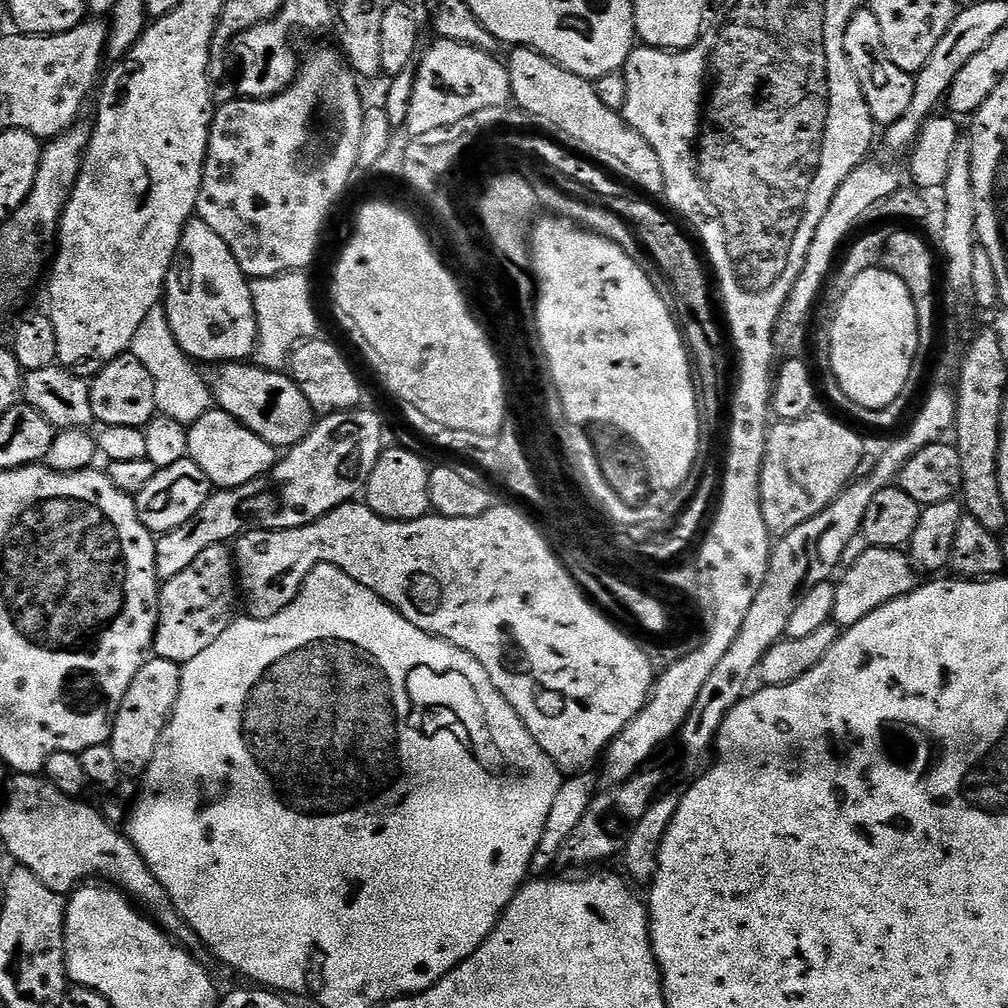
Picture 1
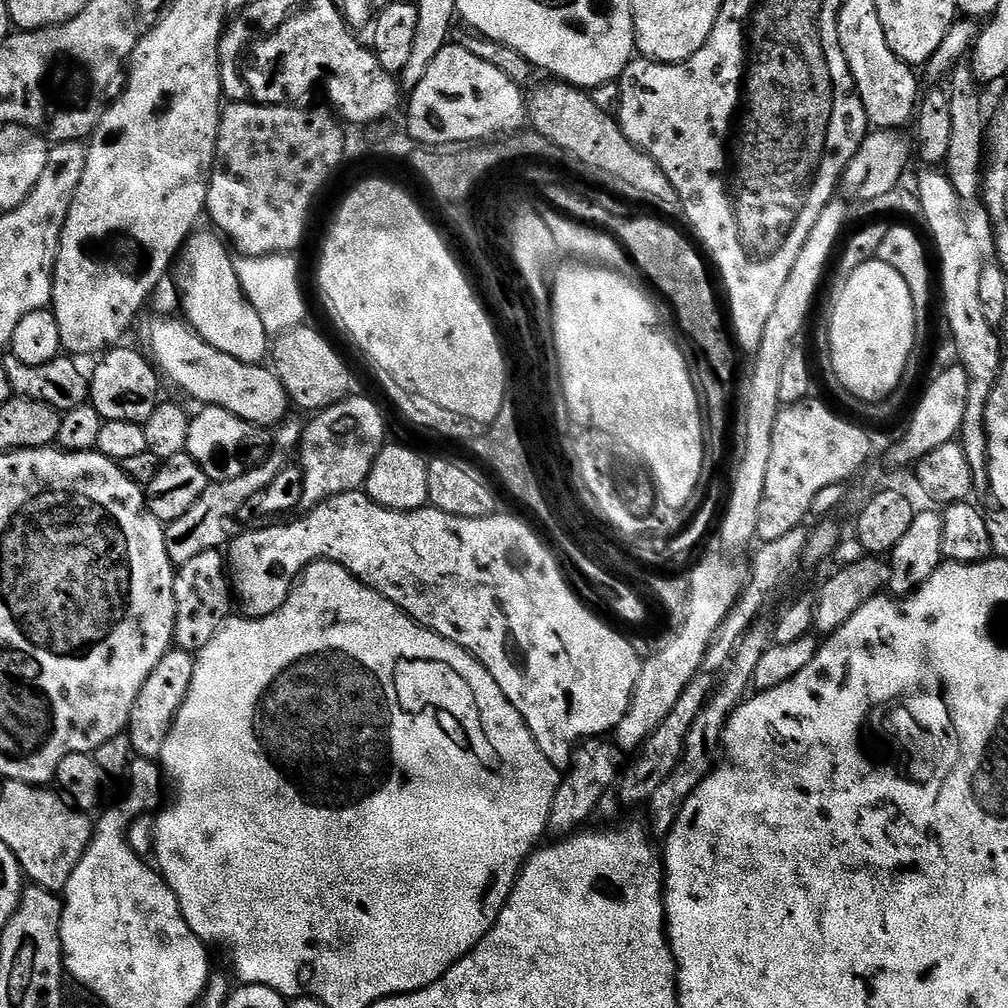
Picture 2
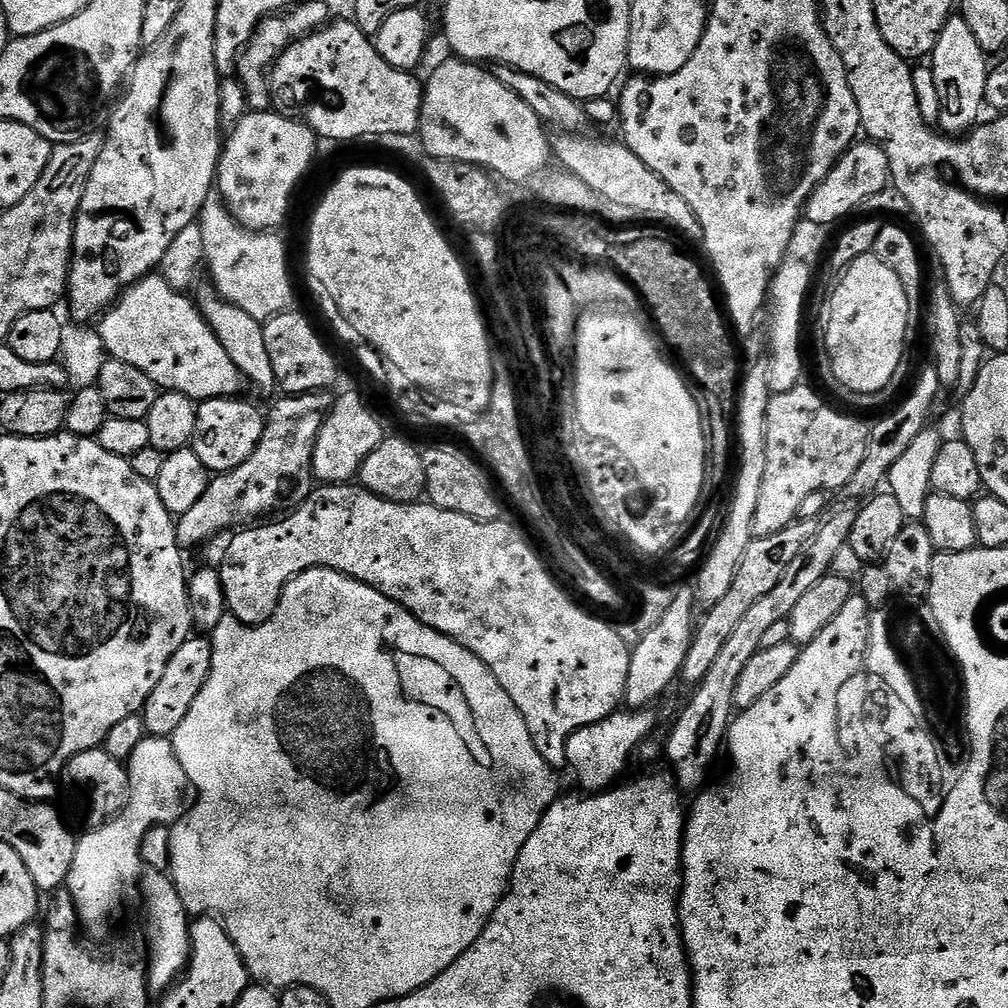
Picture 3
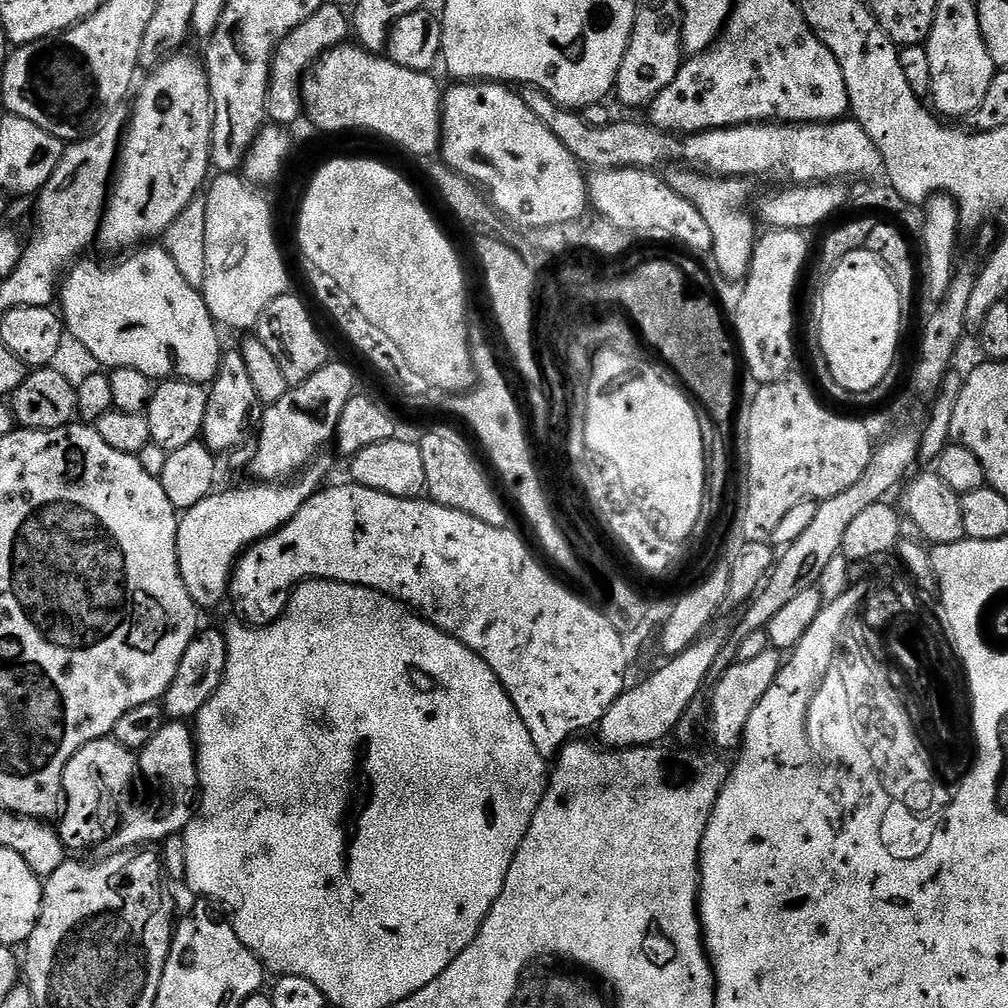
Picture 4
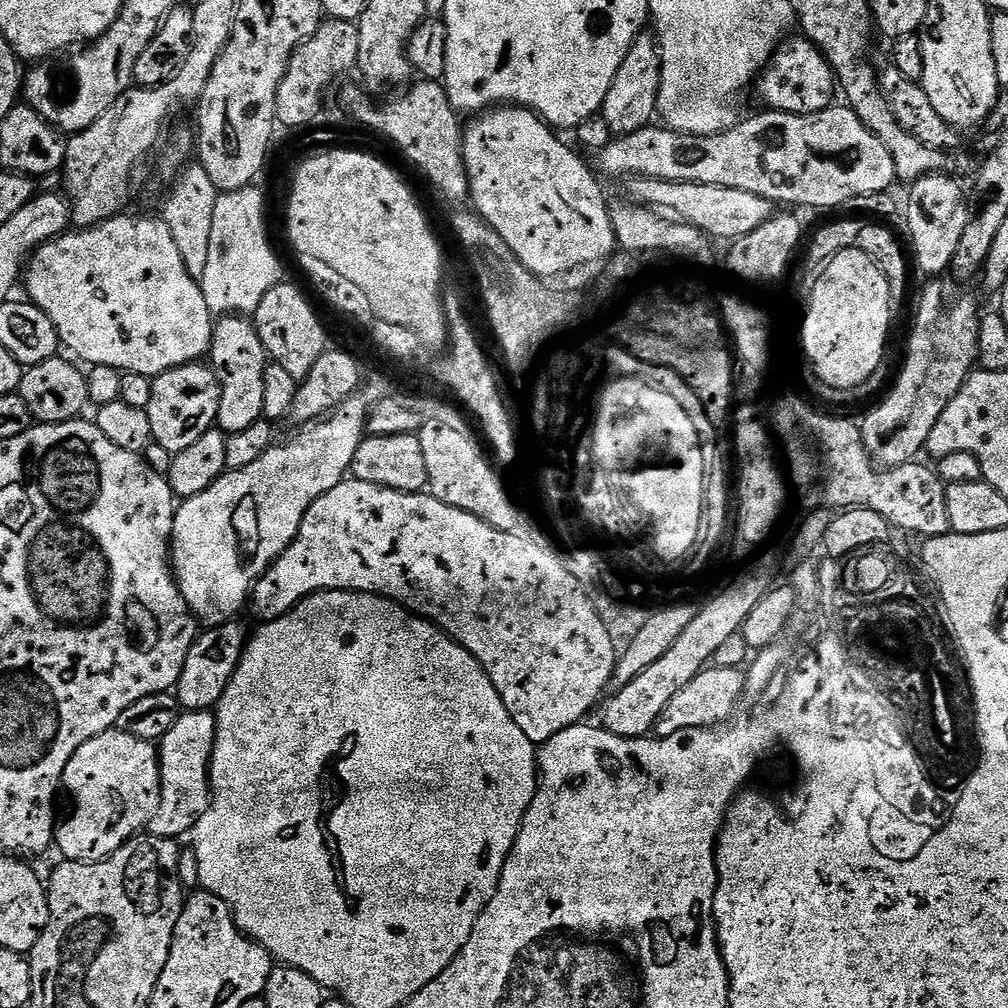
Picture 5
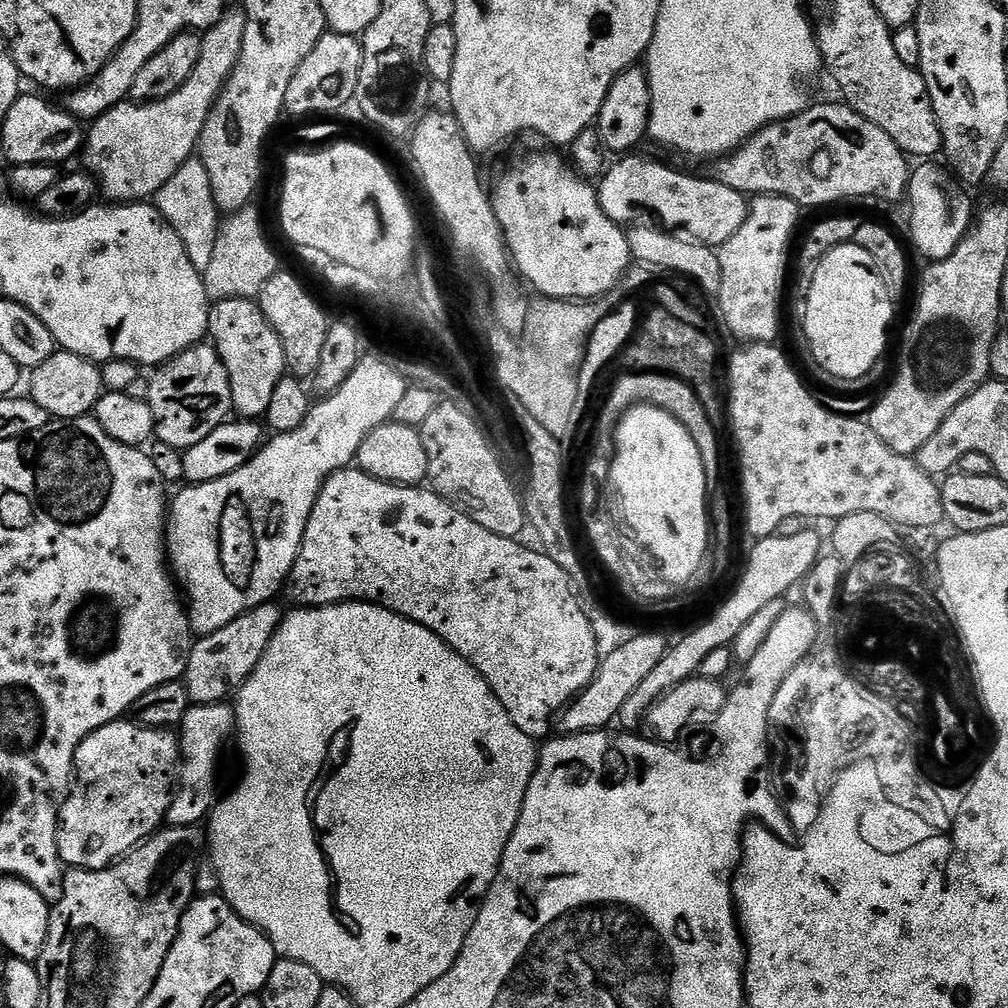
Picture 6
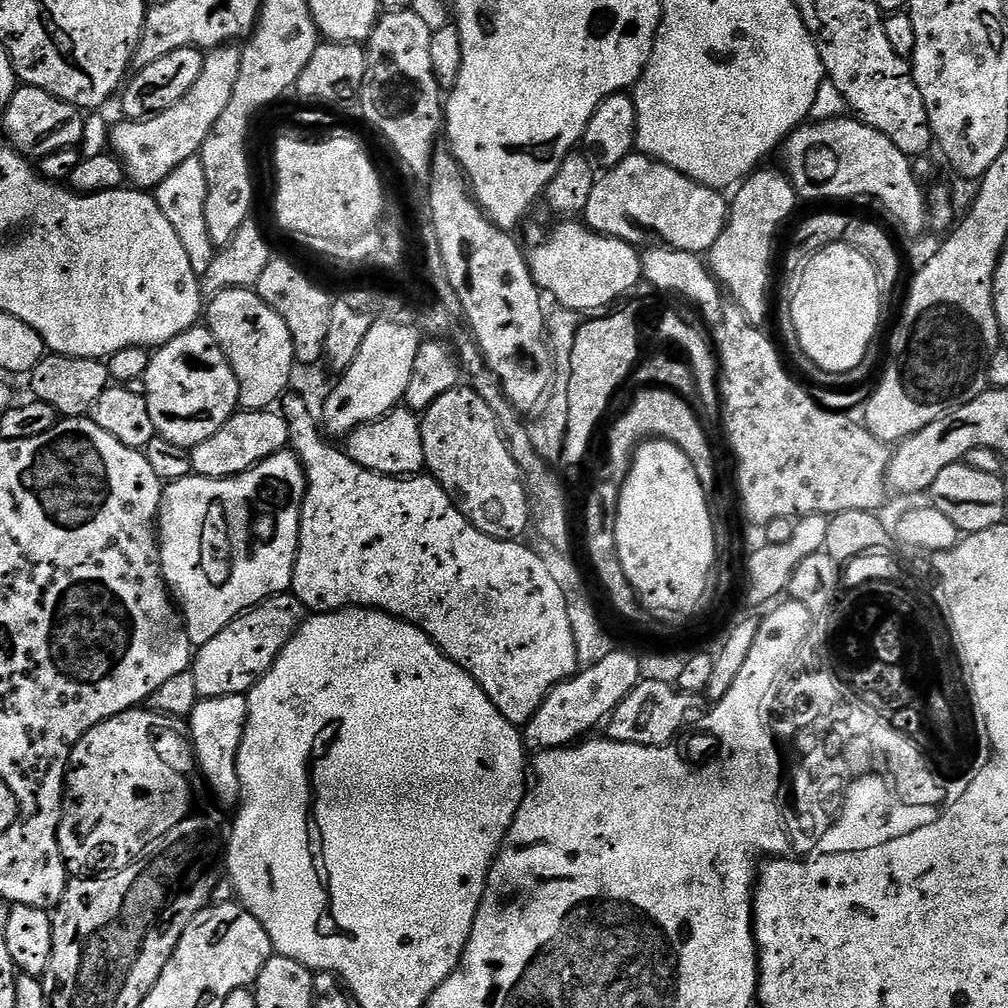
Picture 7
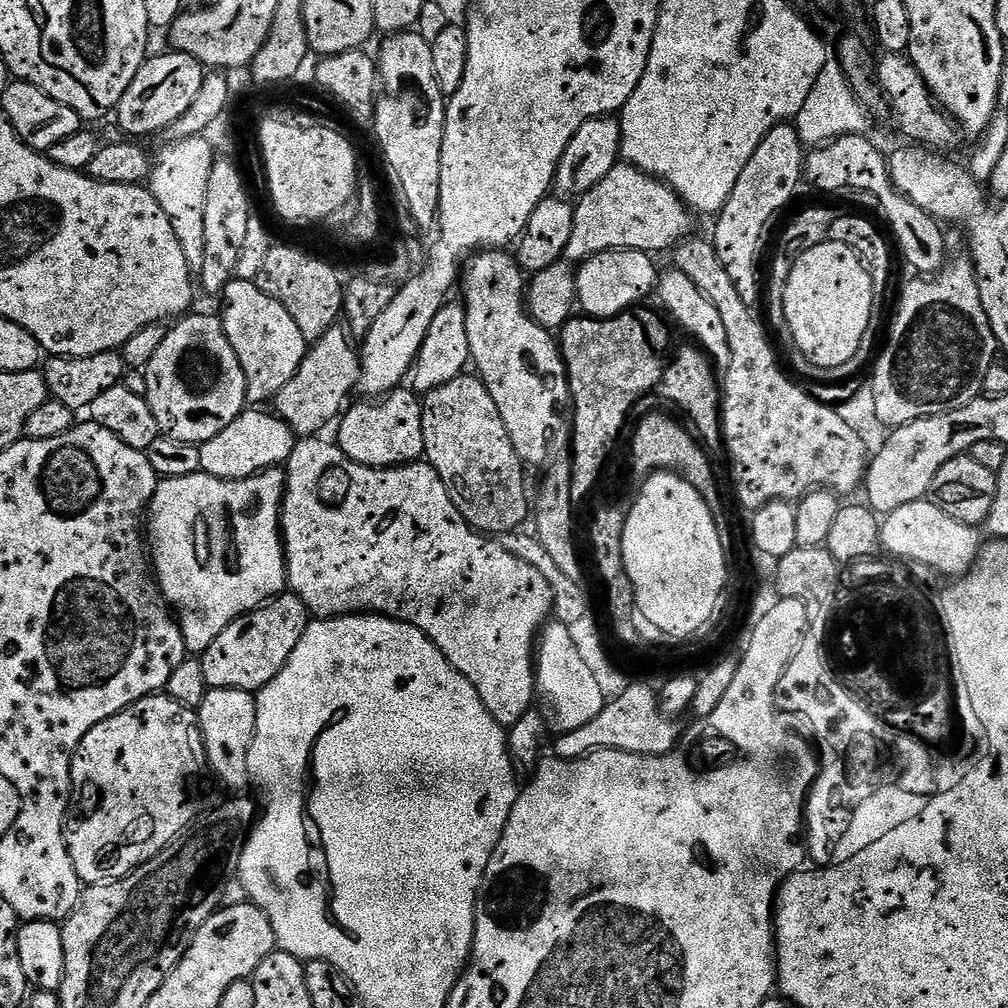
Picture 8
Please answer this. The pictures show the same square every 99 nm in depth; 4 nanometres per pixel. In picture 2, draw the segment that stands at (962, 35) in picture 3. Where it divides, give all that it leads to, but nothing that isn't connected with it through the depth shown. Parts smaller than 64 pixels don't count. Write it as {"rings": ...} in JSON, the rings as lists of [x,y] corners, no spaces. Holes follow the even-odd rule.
{"rings":[[[957,66],[950,73],[952,88],[947,89],[950,102],[950,154],[946,161],[946,178],[960,195],[961,201],[969,202],[981,195],[982,165],[986,160],[986,112],[980,109],[980,88],[971,67]]]}

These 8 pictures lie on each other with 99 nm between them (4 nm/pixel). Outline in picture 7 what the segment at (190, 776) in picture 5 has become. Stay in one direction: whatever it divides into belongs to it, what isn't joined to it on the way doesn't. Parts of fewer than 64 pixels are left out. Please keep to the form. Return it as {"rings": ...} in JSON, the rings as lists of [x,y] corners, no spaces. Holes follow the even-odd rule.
{"rings":[[[223,696],[202,698],[187,717],[188,731],[192,738],[192,751],[198,772],[208,779],[212,792],[224,800],[228,808],[235,809],[240,803],[240,779],[238,778],[238,750],[242,746],[242,734],[248,721],[248,698]]]}

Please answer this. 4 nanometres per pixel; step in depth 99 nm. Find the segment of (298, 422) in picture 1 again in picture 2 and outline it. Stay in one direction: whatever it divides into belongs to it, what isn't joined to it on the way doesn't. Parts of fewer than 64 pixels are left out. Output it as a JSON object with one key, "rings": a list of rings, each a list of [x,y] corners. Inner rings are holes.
{"rings":[[[152,319],[156,320],[139,325],[147,355],[161,377],[167,383],[169,380],[174,387],[181,388],[190,399],[197,400],[197,405],[238,414],[238,418],[265,430],[271,429],[289,415],[288,395],[271,367],[238,362],[238,358],[230,358],[230,354],[214,350],[214,346],[203,340],[183,319]]]}

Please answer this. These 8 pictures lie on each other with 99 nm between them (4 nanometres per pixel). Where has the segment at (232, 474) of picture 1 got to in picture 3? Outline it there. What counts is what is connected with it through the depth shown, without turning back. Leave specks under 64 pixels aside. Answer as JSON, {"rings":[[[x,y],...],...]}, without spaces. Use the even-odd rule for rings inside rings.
{"rings":[[[223,396],[205,400],[197,407],[190,447],[194,454],[198,454],[202,466],[206,466],[209,473],[229,472],[242,466],[242,462],[246,462],[246,458],[250,458],[254,450],[258,450],[258,442],[262,442],[265,413],[259,412],[250,401],[244,399]]]}

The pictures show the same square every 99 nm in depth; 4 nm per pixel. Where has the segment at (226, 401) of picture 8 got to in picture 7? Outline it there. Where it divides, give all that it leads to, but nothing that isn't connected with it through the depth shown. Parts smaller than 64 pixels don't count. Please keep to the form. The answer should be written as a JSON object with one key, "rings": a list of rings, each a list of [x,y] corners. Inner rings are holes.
{"rings":[[[197,326],[178,334],[151,353],[144,375],[146,402],[150,406],[150,419],[154,421],[157,436],[174,442],[174,446],[191,449],[198,442],[206,442],[210,434],[218,434],[222,426],[240,408],[238,378],[230,370],[218,338],[207,326]]]}

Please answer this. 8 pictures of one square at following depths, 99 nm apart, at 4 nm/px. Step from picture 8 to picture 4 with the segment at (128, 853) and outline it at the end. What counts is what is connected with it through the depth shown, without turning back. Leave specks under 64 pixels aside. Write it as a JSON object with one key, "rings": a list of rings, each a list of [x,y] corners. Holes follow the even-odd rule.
{"rings":[[[111,738],[90,742],[86,746],[82,746],[82,750],[78,750],[78,754],[74,754],[74,758],[70,758],[64,771],[62,819],[59,821],[61,824],[58,824],[60,841],[64,843],[65,849],[69,853],[84,854],[80,852],[94,847],[95,844],[103,845],[122,827],[122,821],[125,819],[124,811],[127,810],[128,803],[132,800],[132,783],[137,783],[137,780],[138,760],[133,749],[122,746]]]}

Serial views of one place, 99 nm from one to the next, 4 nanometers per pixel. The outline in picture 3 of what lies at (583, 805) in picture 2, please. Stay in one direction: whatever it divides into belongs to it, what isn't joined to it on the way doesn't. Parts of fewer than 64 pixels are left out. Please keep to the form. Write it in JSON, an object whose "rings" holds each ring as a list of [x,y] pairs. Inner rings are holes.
{"rings":[[[617,710],[590,726],[582,726],[570,734],[564,747],[565,761],[576,771],[576,780],[585,793],[603,792],[621,779],[620,771],[628,764],[632,751],[645,743],[644,739],[656,728],[655,711]]]}

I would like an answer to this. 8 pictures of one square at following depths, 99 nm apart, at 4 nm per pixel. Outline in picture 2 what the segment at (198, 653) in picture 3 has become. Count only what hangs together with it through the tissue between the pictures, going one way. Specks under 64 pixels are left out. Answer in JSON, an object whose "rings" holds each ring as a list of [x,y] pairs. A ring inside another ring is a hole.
{"rings":[[[173,647],[164,655],[162,662],[154,666],[150,678],[146,678],[146,683],[142,685],[142,690],[138,690],[138,698],[134,698],[134,708],[130,710],[126,729],[128,741],[137,757],[146,760],[156,760],[159,757],[178,710],[190,690],[190,678],[194,678],[195,665],[193,653]]]}

